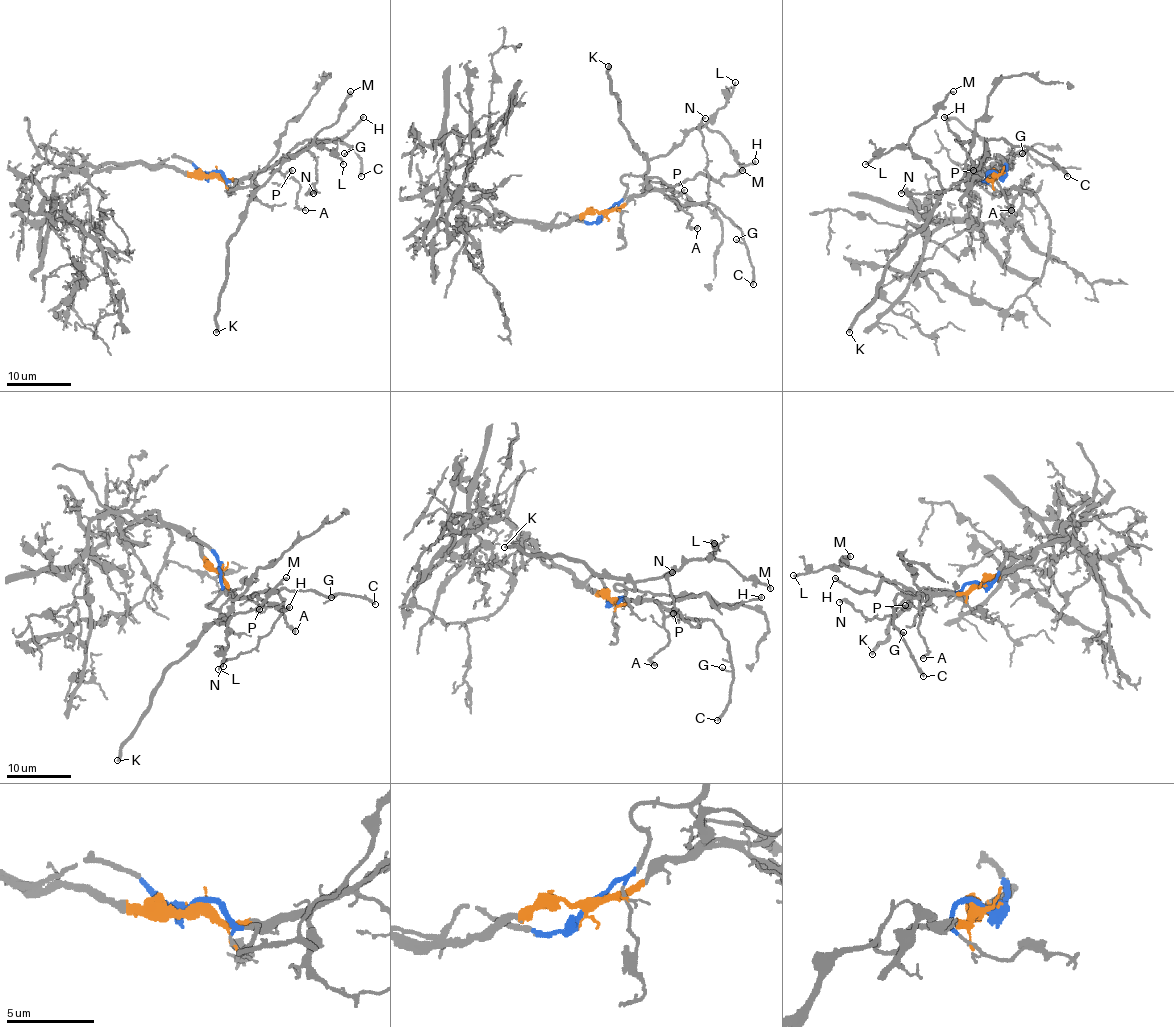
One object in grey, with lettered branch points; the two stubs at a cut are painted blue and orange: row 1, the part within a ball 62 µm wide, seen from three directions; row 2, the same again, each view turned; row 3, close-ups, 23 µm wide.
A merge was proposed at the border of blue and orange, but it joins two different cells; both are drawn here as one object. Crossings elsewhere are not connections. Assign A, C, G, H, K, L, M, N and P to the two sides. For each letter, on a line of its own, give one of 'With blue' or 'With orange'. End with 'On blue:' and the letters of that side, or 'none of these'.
A: With orange
C: With orange
G: With orange
H: With orange
K: With blue
L: With blue
M: With blue
N: With orange
P: With orange
On blue: K, L, M

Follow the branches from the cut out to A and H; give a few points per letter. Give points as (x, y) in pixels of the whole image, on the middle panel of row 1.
A: (604, 212), (622, 207), (631, 198), (647, 191), (665, 193), (691, 215), (688, 224), (697, 228)
H: (604, 212), (622, 207), (633, 196), (670, 190), (699, 174), (715, 180), (733, 177), (744, 165), (755, 161)

